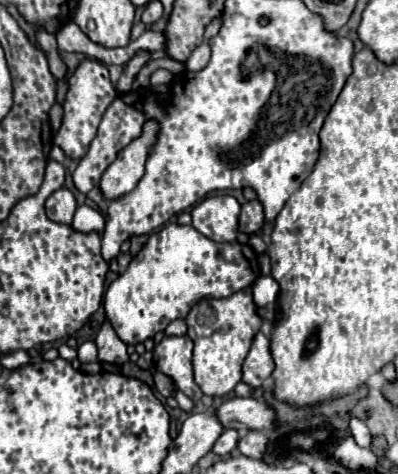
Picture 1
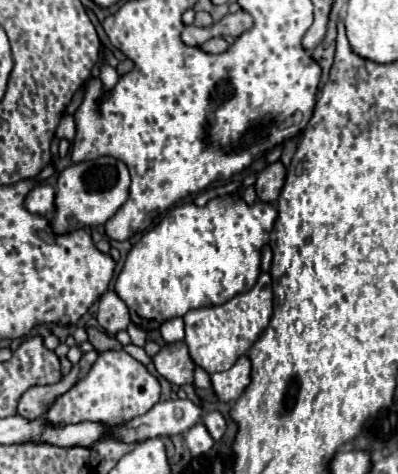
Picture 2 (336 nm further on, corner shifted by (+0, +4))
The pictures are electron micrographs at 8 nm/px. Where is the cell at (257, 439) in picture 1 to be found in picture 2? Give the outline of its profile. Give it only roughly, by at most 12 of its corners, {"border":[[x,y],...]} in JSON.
{"border":[[218,411],[204,413],[202,423],[214,441],[226,431]]}

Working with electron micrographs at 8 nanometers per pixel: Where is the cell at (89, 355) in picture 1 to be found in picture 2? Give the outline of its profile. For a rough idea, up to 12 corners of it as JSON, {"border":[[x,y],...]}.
{"border":[[86,341],[68,351],[68,359],[76,365],[82,353],[92,351],[94,347]]}

